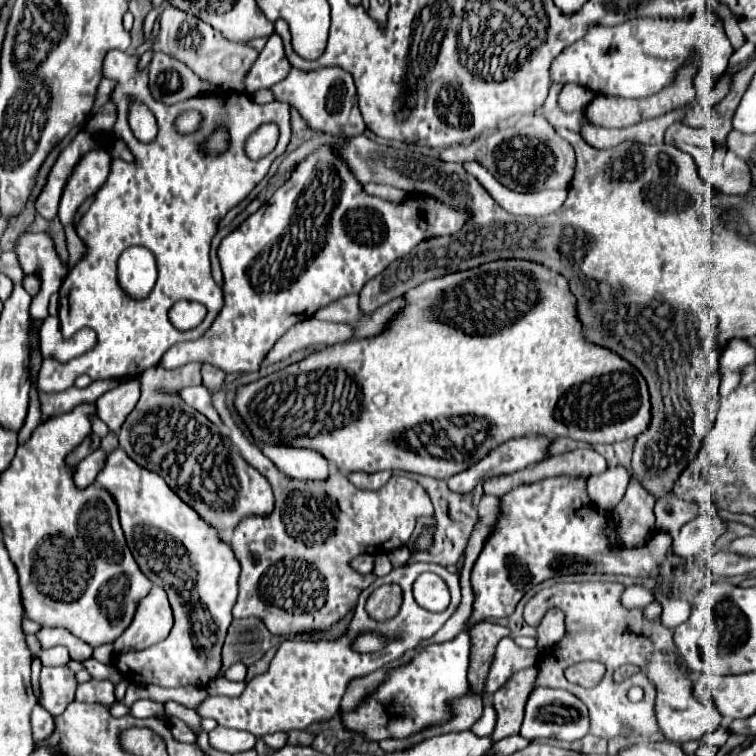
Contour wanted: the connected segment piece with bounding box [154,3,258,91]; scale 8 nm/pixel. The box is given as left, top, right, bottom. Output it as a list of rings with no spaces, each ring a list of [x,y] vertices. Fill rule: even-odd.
[[[168,3],[160,17],[160,33],[154,43],[154,51],[162,51],[166,55],[172,55],[186,63],[194,73],[198,73],[202,79],[216,83],[224,89],[242,91],[242,77],[252,67],[252,63],[258,57],[258,51],[254,51],[246,43],[232,43],[222,37],[214,27],[200,21],[194,15],[188,15],[186,11],[178,11],[174,5]]]

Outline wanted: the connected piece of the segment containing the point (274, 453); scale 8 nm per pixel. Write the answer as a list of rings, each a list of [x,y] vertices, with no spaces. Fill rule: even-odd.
[[[264,445],[262,453],[290,479],[300,481],[326,481],[330,477],[328,461],[318,457],[312,449],[290,449],[290,447],[272,447]]]

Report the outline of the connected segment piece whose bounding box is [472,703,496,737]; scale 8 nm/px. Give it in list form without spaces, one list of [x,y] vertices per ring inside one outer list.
[[[486,703],[482,717],[480,717],[480,719],[476,721],[476,725],[472,727],[472,733],[474,733],[476,737],[486,737],[486,735],[490,735],[490,731],[494,729],[494,723],[496,723],[496,713],[494,713],[492,705]]]

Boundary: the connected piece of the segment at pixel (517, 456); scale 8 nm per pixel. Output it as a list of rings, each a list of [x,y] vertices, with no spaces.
[[[548,437],[510,439],[498,445],[494,451],[490,451],[484,459],[480,459],[470,469],[450,477],[448,487],[458,493],[468,493],[482,479],[488,479],[494,475],[508,475],[510,471],[518,471],[522,467],[528,467],[530,463],[542,461],[546,457],[548,443],[550,443]]]

